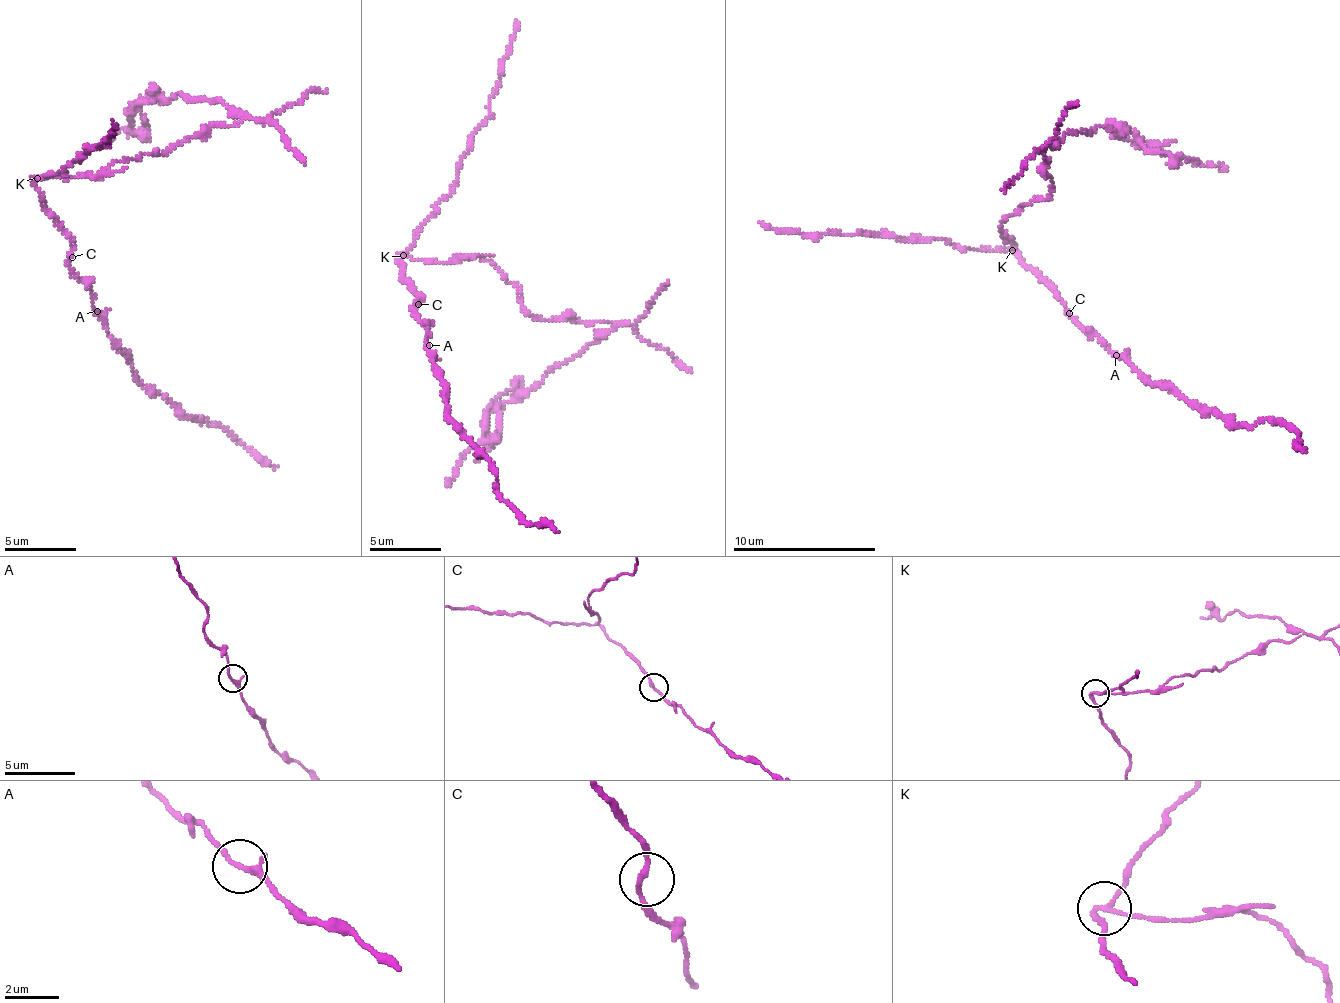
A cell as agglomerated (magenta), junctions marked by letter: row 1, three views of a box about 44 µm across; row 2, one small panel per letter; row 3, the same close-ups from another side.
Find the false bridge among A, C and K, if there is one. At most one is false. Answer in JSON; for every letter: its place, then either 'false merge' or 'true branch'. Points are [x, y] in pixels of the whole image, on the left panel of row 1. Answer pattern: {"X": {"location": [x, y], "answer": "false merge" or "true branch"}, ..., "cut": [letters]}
{"A": {"location": [97, 311], "answer": "true branch"}, "C": {"location": [72, 257], "answer": "true branch"}, "K": {"location": [37, 178], "answer": "false merge"}, "cut": ["K"]}

